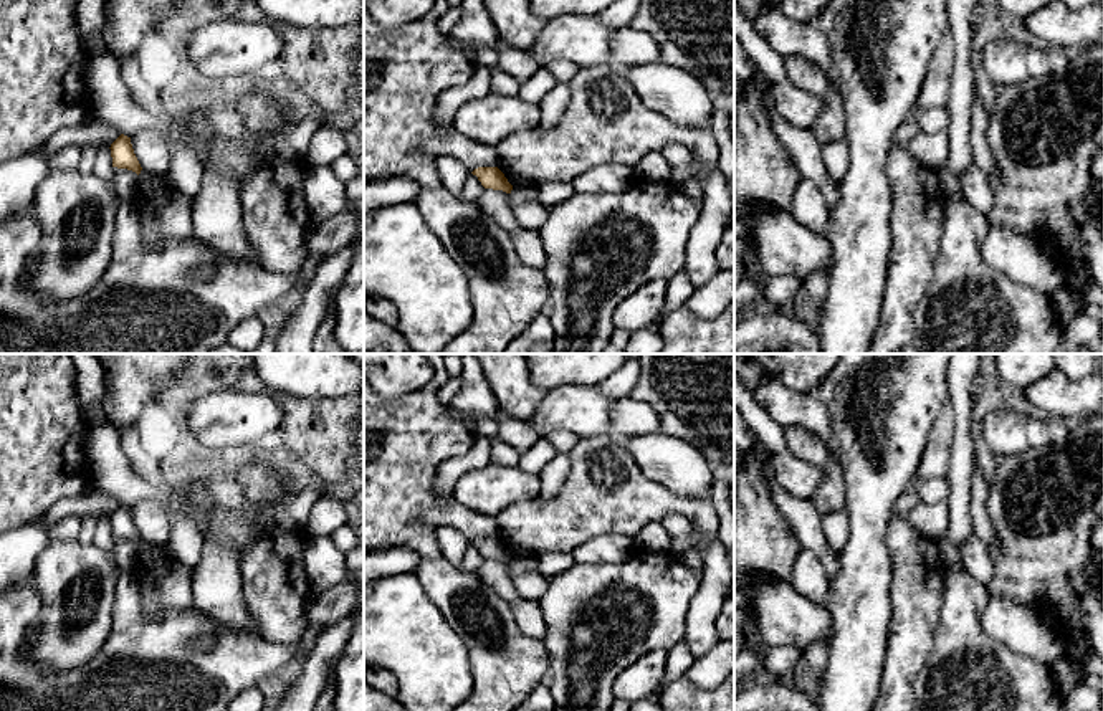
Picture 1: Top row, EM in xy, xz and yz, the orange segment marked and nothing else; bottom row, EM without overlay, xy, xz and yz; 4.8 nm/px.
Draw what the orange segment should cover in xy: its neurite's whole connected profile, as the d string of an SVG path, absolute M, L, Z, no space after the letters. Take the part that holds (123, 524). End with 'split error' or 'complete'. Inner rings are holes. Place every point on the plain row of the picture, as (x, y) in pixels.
M121 504L112 514L111 514L111 527L112 527L112 537L117 539L127 539L141 544L142 537L134 524L131 508Z; complete

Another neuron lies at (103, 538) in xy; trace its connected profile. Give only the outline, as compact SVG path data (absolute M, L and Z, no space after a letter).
M104 516L96 521L96 532L93 544L114 559L114 537L109 518Z

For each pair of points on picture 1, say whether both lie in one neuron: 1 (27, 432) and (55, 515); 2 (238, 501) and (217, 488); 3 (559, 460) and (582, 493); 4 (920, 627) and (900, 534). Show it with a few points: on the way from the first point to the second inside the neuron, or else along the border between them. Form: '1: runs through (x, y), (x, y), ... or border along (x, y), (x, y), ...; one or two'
1: border along (88, 490), (58, 498), (45, 513), (43, 523); two
2: runs through (233, 498), (222, 490); one
3: border along (569, 455), (563, 486), (539, 500); two
4: runs through (915, 604), (908, 558); one

